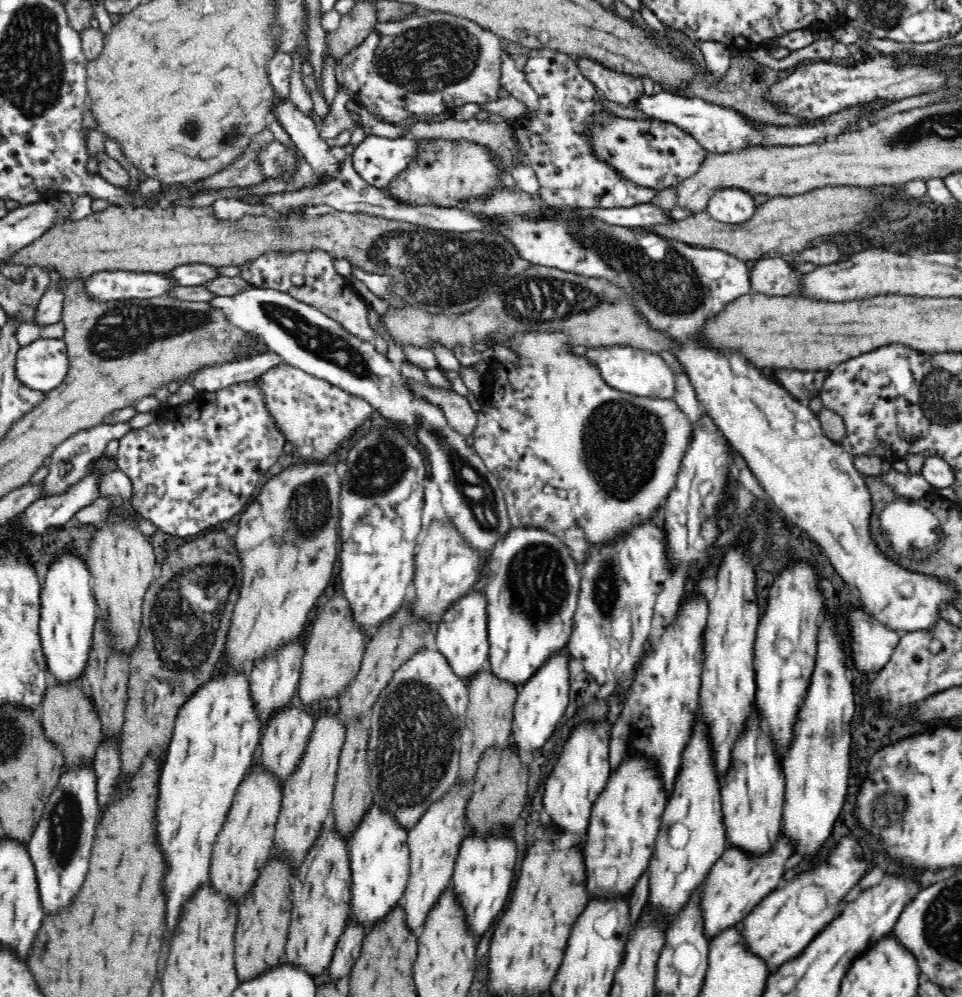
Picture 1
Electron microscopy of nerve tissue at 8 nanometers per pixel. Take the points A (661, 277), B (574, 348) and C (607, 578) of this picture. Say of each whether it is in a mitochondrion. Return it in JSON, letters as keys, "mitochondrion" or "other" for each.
{"A":"mitochondrion","B":"other","C":"mitochondrion"}

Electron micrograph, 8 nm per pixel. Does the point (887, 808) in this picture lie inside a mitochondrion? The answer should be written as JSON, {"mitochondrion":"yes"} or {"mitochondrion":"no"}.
{"mitochondrion":"yes"}

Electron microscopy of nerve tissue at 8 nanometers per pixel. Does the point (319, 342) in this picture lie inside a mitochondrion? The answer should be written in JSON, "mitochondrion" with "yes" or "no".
{"mitochondrion":"yes"}

